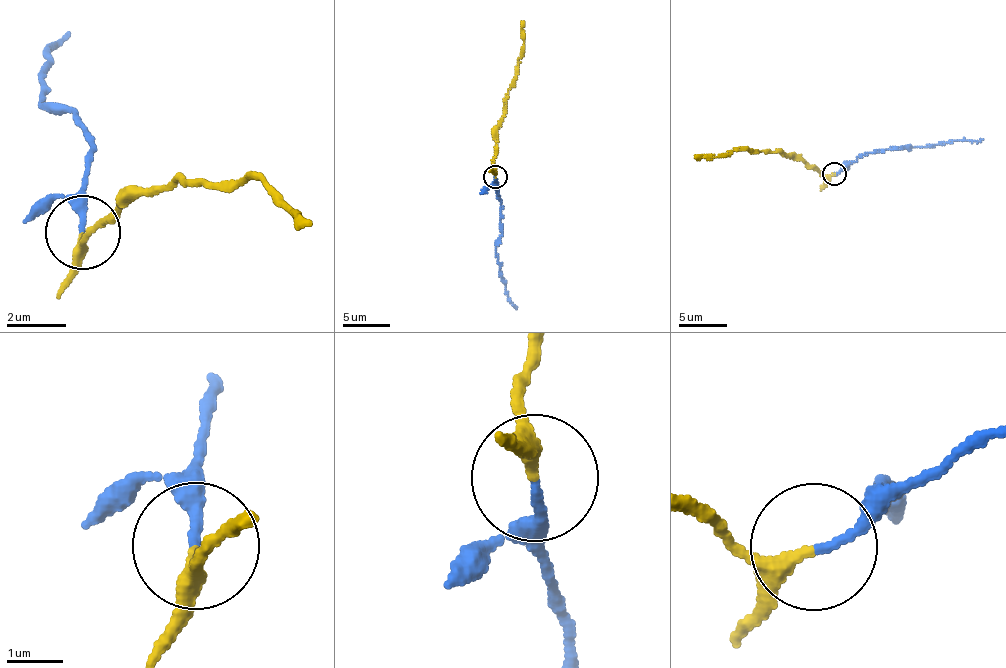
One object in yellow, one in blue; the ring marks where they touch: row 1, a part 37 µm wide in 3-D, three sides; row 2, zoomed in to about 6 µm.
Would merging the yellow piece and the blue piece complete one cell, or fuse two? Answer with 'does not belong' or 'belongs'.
belongs

